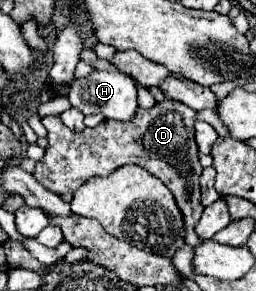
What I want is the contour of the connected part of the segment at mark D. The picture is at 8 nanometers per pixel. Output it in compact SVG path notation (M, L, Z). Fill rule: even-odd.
M167 99L155 103L151 109L137 109L133 119L129 121L109 119L93 129L85 127L83 131L71 131L63 125L59 117L43 117L41 123L47 129L47 147L45 157L37 161L33 177L37 177L37 181L41 181L41 185L45 185L49 191L65 195L77 191L77 187L83 185L89 177L105 177L117 167L129 163L139 165L147 173L161 179L173 193L185 223L185 243L193 247L199 241L195 233L195 223L203 213L203 205L199 201L199 177L203 167L199 163L197 143L193 141L195 115L197 111L193 111L191 107Z

